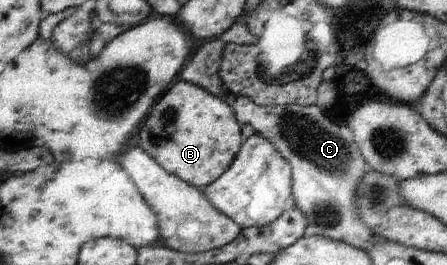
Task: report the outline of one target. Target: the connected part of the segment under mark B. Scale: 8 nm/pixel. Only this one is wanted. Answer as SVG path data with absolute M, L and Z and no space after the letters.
M178 81L174 86L166 89L161 96L158 104L152 108L152 112L144 120L144 126L138 128L138 140L140 140L138 145L144 152L148 152L154 162L162 166L166 172L202 190L214 180L218 180L220 175L226 172L230 164L234 162L243 143L240 123L228 104L198 85Z

